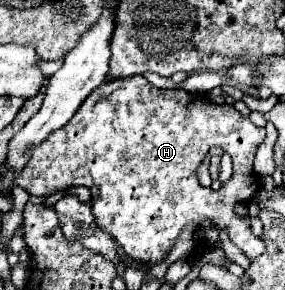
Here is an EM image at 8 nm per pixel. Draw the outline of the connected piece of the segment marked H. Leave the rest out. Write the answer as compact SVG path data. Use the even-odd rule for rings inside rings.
M130 75L130 77L122 77L122 79L114 79L114 81L102 83L98 89L94 89L94 93L90 93L90 97L80 105L78 113L74 115L74 121L68 121L62 129L56 129L54 133L50 133L50 137L46 137L46 141L44 141L42 145L38 145L38 149L34 149L34 153L30 155L30 161L28 161L26 169L18 175L18 185L24 187L24 189L28 189L30 195L40 195L40 197L54 195L56 191L66 189L66 187L74 187L74 185L84 185L84 187L88 187L90 193L92 193L92 215L94 215L98 227L100 227L102 231L110 233L130 259L142 261L142 263L148 265L148 267L160 265L160 263L164 263L164 261L168 259L170 249L176 245L176 239L178 239L178 235L182 233L182 229L184 229L186 225L196 223L196 225L200 227L200 225L206 223L206 221L210 221L210 223L218 229L218 233L220 233L220 231L226 231L228 237L230 237L230 241L232 241L250 261L254 261L256 257L260 257L260 255L266 251L266 245L264 245L264 241L262 241L260 237L256 237L256 235L252 233L252 229L250 229L250 219L248 219L248 217L240 217L240 215L236 213L236 205L242 203L242 201L248 201L252 195L260 193L260 189L262 189L262 187L260 187L260 185L262 185L260 177L254 177L252 161L254 161L254 155L256 155L256 151L258 151L258 145L262 145L264 139L266 139L266 129L264 129L264 127L256 127L248 117L240 115L232 105L216 105L216 103L208 101L206 97L196 95L196 93L190 93L190 91L184 91L184 89L158 89L158 87L150 85L150 83L146 81L146 77L142 77L142 75ZM216 145L222 147L224 153L228 153L228 155L232 157L232 163L234 163L234 175L232 175L226 183L222 183L222 187L220 187L218 191L214 191L214 189L210 189L210 187L204 187L204 185L200 185L200 181L198 181L198 167L200 167L200 163L204 161L206 153L208 153L212 147L216 147Z

